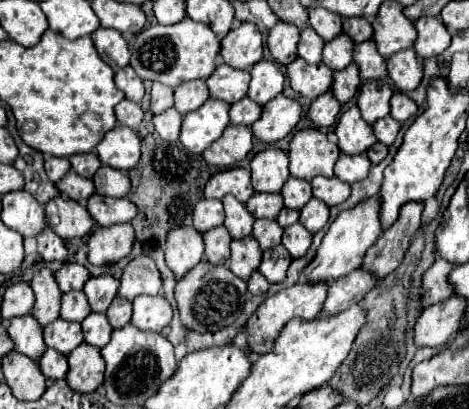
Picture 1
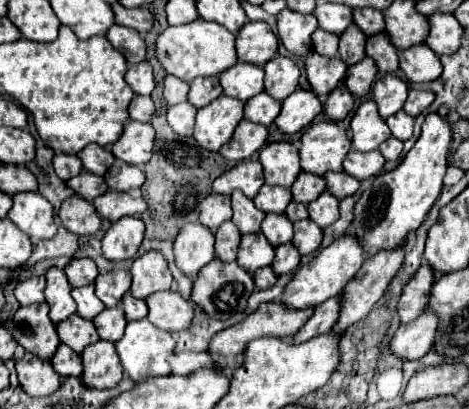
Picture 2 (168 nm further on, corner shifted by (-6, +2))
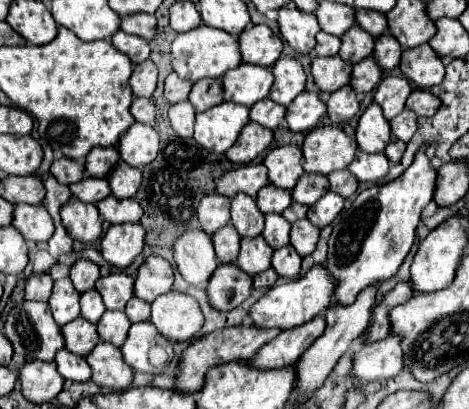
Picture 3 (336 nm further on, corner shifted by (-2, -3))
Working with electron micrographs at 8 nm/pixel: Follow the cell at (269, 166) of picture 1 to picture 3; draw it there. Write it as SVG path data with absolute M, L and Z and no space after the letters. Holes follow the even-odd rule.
M296 145L274 147L268 151L264 165L268 167L268 181L280 189L292 189L296 179L304 173L302 151Z

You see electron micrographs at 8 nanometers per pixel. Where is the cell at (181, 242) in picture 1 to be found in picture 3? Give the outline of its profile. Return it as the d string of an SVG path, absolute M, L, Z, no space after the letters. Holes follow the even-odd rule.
M202 229L184 231L174 243L174 261L190 285L204 287L218 267L212 237Z

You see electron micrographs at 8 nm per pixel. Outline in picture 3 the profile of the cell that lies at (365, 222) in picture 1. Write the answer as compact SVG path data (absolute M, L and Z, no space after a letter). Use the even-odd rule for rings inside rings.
M318 263L306 275L292 279L284 285L274 285L260 301L256 301L250 307L250 317L254 325L264 329L270 329L270 327L292 329L310 321L318 313L326 311L332 299L334 299L334 275L324 267L324 263Z

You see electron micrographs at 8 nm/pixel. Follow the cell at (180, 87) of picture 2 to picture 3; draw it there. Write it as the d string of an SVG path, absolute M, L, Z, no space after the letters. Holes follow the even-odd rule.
M170 73L170 75L166 77L164 97L174 105L174 103L178 103L178 101L186 101L190 89L192 89L192 83L190 83L190 81L184 81L184 79L180 79L178 75Z

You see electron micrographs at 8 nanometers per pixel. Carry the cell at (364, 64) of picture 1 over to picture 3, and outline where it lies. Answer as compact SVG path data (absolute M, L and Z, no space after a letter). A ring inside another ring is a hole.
M386 31L380 37L374 39L374 53L372 57L376 59L376 63L382 67L382 71L392 71L394 67L398 67L400 63L400 43L396 43L396 39Z

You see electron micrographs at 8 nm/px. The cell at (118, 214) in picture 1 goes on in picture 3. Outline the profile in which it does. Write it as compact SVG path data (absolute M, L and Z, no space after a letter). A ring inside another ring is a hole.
M106 197L96 203L100 217L108 223L134 223L142 217L142 207L134 199L118 199L118 197Z

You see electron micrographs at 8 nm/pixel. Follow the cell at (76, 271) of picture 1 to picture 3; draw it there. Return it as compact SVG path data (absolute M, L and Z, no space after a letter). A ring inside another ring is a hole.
M78 259L74 265L72 265L72 271L70 271L70 279L74 283L74 287L84 293L88 289L94 289L94 283L98 281L100 277L100 271L98 271L98 265L88 261L88 259Z

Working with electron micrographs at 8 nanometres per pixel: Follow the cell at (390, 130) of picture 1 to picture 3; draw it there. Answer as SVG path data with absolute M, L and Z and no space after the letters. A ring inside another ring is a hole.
M404 109L400 115L396 115L392 121L390 121L390 127L392 127L392 135L398 137L400 141L410 141L414 131L416 131L416 123L418 123L418 117L410 111L410 109Z

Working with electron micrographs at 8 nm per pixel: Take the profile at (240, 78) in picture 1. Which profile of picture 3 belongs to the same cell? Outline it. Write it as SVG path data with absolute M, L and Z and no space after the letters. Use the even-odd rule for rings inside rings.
M240 63L238 67L226 71L222 83L224 83L224 99L252 107L252 103L266 99L270 85L274 77L270 69L258 67L258 65L248 65Z

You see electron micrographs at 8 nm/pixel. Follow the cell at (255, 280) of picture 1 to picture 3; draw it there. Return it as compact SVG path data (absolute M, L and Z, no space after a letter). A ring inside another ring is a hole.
M274 269L262 271L262 273L254 275L254 289L258 289L258 287L272 287L276 283L276 279L278 279L278 275L276 275Z

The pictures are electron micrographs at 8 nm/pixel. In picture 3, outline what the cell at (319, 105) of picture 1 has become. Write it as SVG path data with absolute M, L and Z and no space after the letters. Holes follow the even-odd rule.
M348 85L338 89L338 91L334 91L328 97L326 105L328 105L328 117L336 125L348 123L360 111L360 101L358 101L356 93Z

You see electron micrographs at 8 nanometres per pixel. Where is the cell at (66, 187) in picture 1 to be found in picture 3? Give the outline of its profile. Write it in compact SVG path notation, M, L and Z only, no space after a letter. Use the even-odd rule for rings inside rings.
M84 177L82 181L72 183L70 185L70 191L82 203L98 203L104 197L110 195L108 181L106 179L96 179L96 177Z

